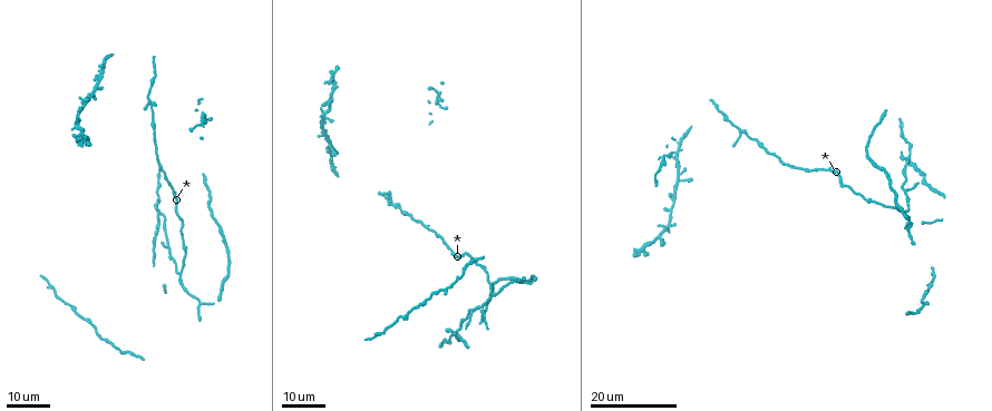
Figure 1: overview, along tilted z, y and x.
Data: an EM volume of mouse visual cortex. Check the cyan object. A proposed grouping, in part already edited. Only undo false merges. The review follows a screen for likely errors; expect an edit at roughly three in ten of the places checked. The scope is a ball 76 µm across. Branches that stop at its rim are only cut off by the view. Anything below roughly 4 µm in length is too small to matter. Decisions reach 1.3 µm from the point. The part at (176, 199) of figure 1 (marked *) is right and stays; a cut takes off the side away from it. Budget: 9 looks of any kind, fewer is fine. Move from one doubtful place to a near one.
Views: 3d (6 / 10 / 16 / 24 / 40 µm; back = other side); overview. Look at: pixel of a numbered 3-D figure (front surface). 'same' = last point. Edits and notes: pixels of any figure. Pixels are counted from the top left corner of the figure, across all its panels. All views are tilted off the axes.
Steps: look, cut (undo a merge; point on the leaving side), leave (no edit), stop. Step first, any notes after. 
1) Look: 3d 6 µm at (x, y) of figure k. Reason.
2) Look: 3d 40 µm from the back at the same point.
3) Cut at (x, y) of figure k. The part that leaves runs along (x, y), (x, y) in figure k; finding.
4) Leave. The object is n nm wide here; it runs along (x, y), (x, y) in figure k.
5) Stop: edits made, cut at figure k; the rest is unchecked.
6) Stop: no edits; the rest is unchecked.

Look: 3d 24 µm at (169, 246) of figure 1. Three-way junction.

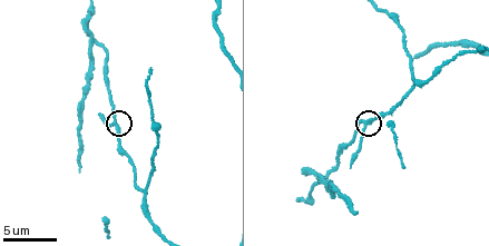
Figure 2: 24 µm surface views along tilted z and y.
Look: 3d 10 µm at (117, 125) of figure 2. Zoom in.

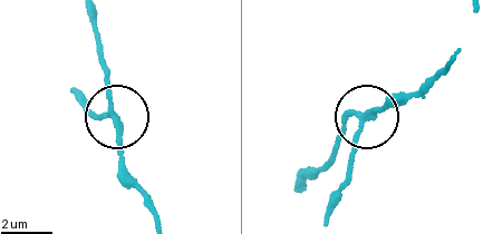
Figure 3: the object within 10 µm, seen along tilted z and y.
Look: 3d 6 µm at (116, 117) of figure 3.

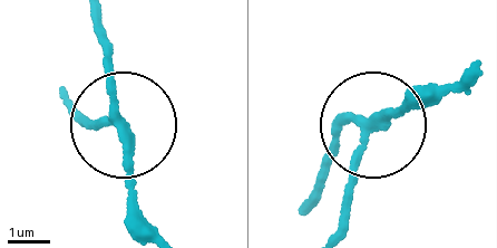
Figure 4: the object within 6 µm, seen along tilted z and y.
Leave. The side arm is 5 µm long; it runs along (153, 226), (133, 196), (129, 125), (81, 113) in figure 4; continuous, no second cell.

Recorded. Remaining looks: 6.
Look: 3d 6 µm at (144, 195) of figure 2. A fork.

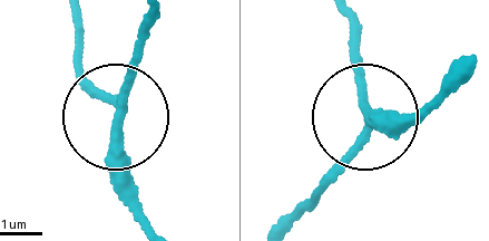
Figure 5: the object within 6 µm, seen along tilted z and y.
Look: 3d 6 µm from the back at (121, 115) of figure 5.

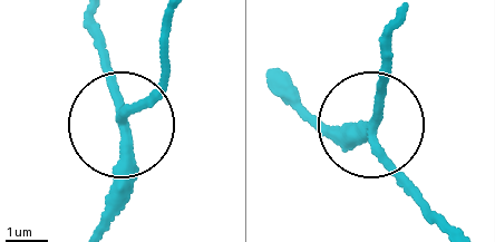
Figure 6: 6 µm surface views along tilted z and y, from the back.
Leave. The side arm is 34 µm long; one cell here.

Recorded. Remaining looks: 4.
Look: 3d 10 µm at (91, 45) of figure 2. Looks like a crossing.

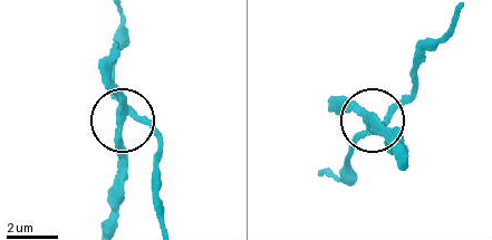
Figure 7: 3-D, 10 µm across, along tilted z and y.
Cut at (107, 80) of figure 7. 4 arms meet here; the part that leaves runs along (126, 109), (117, 138), (113, 222) in figure 7; two cells meet here.

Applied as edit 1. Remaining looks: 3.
Look: overview.

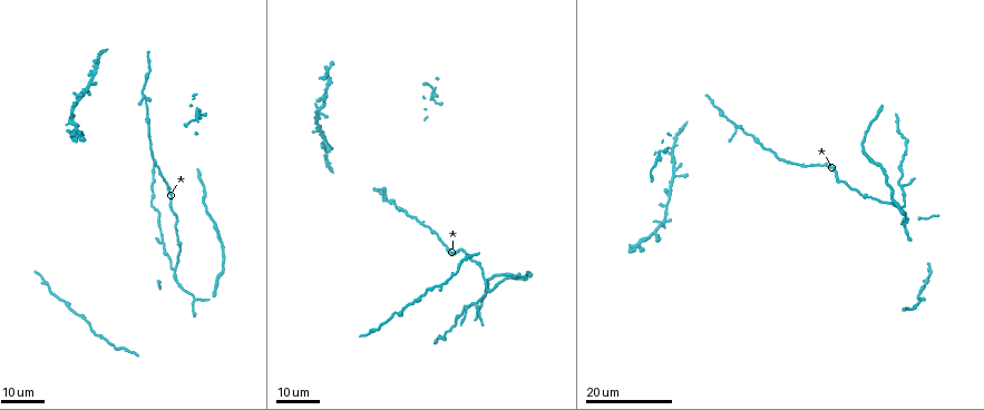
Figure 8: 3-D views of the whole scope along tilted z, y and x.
Look: 3d 16 µm at (387, 200) of figure 8. Thin arm on a thick one.

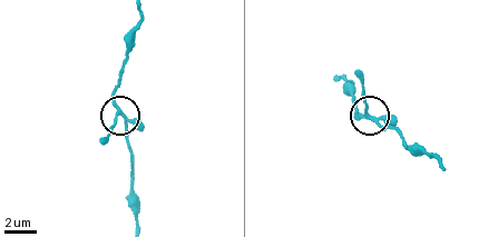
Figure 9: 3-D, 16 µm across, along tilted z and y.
Look: 3d 6 µm at (369, 114) of figure 9.

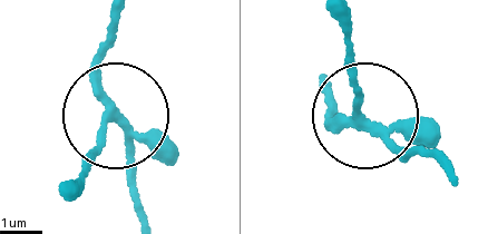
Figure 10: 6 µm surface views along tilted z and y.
Leave. 3 arms meet here; continuous, no second cell.

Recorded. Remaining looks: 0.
Stop: edits made, cut at figure 7; the rest is unchecked.

